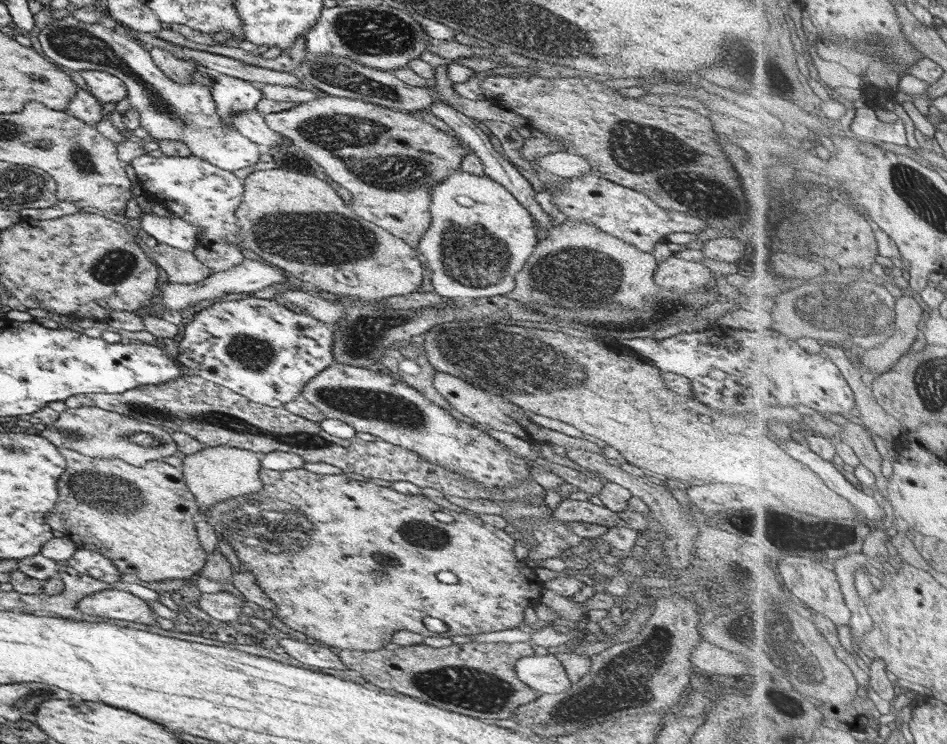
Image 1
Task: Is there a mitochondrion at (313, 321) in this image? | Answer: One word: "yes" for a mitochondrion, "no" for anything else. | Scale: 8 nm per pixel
no

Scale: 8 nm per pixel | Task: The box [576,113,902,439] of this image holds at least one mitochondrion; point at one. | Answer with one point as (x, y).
(639, 150)

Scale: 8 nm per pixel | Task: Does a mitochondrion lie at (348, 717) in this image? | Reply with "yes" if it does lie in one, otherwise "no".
no

